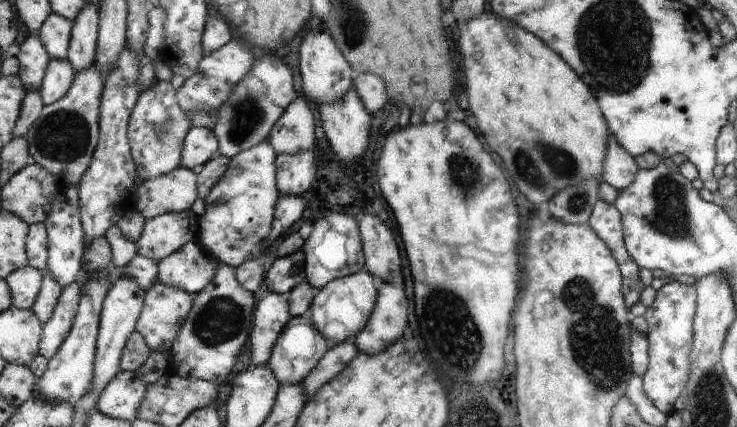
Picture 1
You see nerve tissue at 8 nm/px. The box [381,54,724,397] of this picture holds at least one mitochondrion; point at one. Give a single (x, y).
(595, 337)

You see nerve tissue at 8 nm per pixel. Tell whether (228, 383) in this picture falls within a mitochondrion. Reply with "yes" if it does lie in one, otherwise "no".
no

